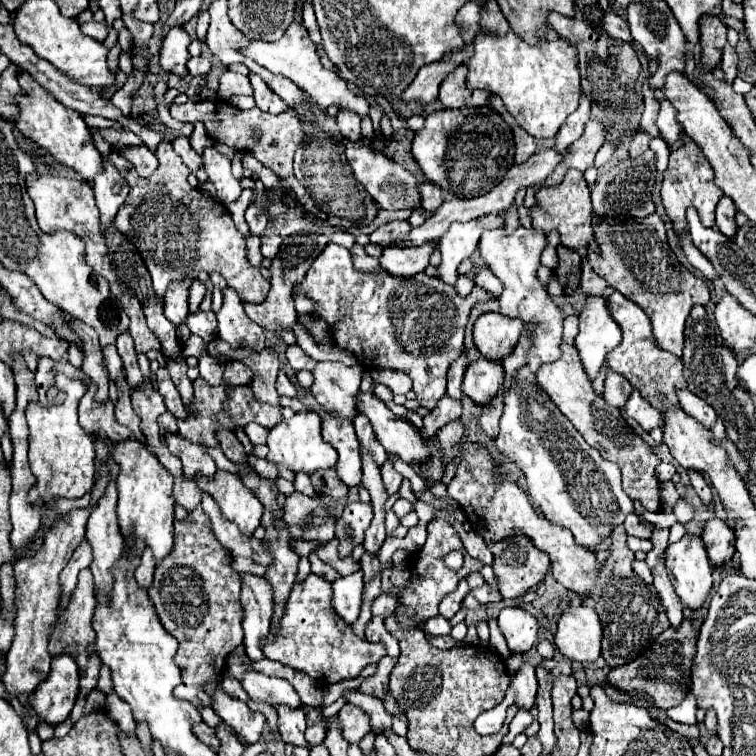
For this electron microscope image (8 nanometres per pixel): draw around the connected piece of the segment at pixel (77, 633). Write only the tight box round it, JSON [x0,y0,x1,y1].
[48,569,102,693]

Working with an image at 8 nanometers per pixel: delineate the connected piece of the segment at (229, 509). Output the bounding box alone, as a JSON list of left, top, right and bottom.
[200,471,264,537]

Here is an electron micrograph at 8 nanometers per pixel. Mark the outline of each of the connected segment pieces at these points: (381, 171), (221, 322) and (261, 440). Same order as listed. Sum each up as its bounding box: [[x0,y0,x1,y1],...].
[[342,139,420,209],[216,289,266,351],[244,423,268,445]]

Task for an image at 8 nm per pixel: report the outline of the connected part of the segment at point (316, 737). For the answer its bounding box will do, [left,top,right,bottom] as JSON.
[306,719,328,745]

